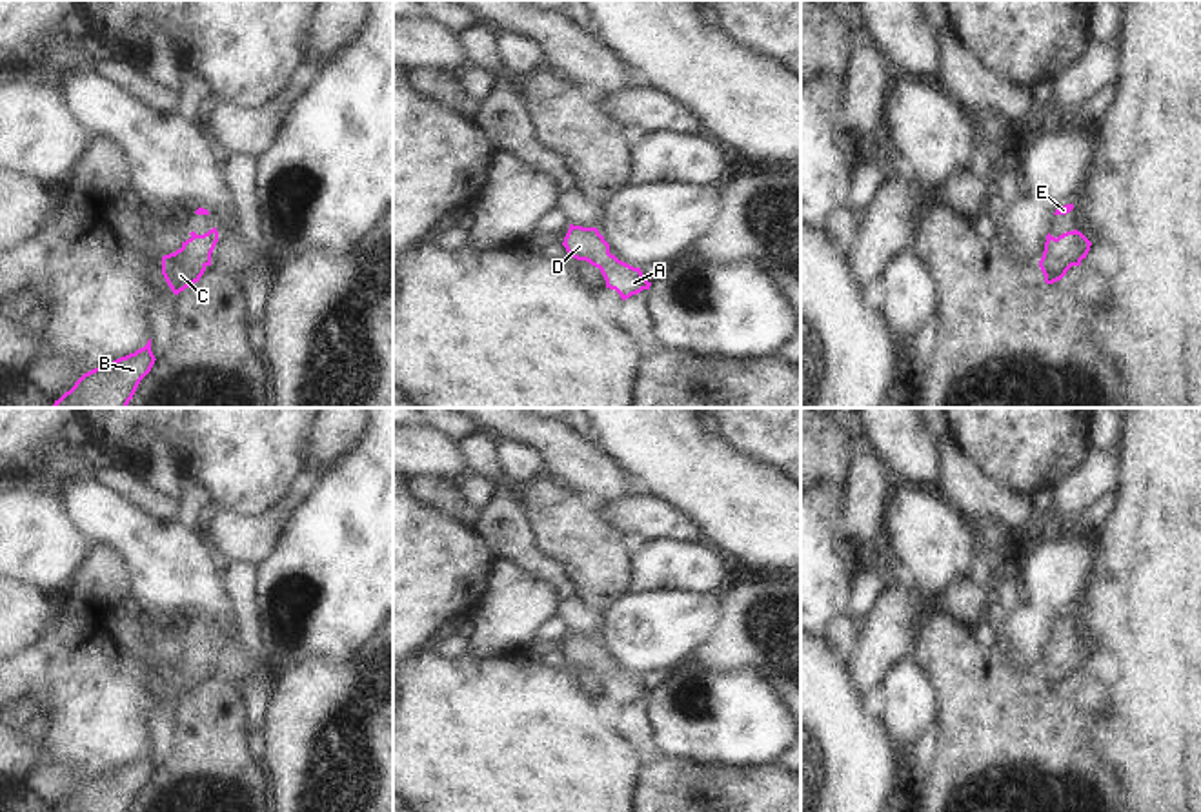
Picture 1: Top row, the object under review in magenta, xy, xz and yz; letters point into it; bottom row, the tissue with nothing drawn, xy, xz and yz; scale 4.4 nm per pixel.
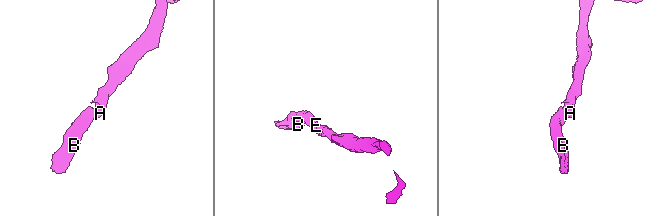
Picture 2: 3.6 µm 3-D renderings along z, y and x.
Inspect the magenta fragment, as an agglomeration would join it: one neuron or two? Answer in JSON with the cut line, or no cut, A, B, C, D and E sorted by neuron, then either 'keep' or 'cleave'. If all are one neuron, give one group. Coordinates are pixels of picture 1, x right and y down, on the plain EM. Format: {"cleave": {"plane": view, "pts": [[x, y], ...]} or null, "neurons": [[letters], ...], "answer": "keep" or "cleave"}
{"cleave": null, "neurons": [["A", "B", "C", "D", "E"]], "answer": "keep"}

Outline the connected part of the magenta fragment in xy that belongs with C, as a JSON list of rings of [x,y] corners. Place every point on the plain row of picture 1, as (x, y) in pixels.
[[[217,635],[204,643],[189,641],[175,661],[162,665],[162,683],[175,703],[198,690],[206,675],[211,674],[211,661],[218,650]]]

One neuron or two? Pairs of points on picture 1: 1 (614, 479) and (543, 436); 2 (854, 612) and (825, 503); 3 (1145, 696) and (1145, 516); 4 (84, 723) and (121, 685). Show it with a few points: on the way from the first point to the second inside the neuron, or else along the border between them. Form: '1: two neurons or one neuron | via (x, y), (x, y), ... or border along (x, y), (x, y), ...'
1: one neuron | via (595, 472), (561, 443)
2: two neurons | border along (854, 583), (847, 608), (841, 614)
3: one neuron | via (1145, 650), (1145, 561)
4: one neuron | via (93, 714), (111, 694)

